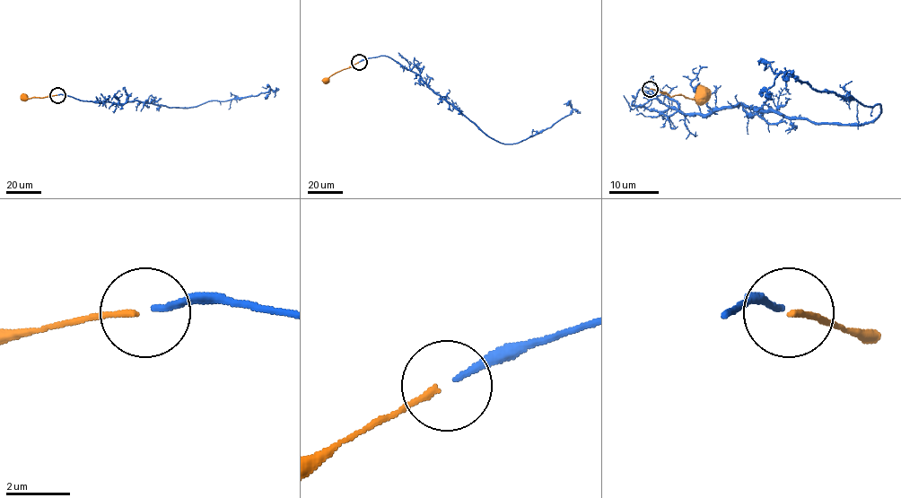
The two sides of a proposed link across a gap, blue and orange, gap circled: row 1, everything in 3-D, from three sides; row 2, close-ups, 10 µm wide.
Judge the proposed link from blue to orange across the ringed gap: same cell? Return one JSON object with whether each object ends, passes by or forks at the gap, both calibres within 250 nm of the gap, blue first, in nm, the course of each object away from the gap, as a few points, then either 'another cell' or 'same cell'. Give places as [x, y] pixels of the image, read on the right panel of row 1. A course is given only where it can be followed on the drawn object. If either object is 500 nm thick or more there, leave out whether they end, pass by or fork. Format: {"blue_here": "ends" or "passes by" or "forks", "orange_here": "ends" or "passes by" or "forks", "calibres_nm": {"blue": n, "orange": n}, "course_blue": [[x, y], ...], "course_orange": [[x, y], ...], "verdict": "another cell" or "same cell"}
{"blue_here": "ends", "orange_here": "ends", "calibres_nm": {"blue": 190, "orange": 180}, "course_blue": [[649, 88], [632, 104], [686, 114], [744, 104], [814, 123], [879, 114], [879, 104], [815, 91], [769, 65]], "course_orange": [[651, 89], [664, 91], [670, 97], [697, 98], [704, 94]], "verdict": "another cell"}

